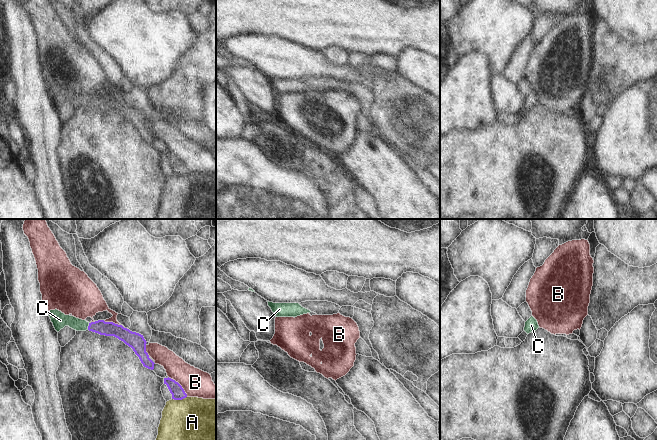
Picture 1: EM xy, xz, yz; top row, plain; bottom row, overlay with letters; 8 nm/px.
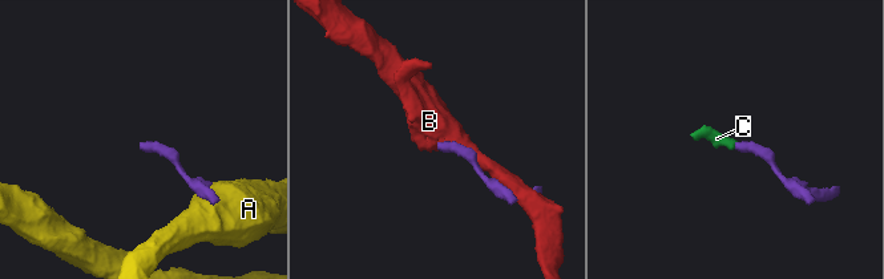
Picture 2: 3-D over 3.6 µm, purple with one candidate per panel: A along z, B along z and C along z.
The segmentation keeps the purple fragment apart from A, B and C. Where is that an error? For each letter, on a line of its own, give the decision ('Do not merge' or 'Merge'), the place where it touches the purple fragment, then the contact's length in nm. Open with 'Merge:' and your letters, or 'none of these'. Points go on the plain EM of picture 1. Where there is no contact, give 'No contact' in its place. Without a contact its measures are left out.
Merge: C
A: Do not merge. Touches purple at xy (179, 175). Shared border 120 nm
B: Do not merge. Touches purple at xy (180, 161). Shared border 220 nm
C: Merge. Touches purple at xy (88, 102). Shared border 60 nm.

